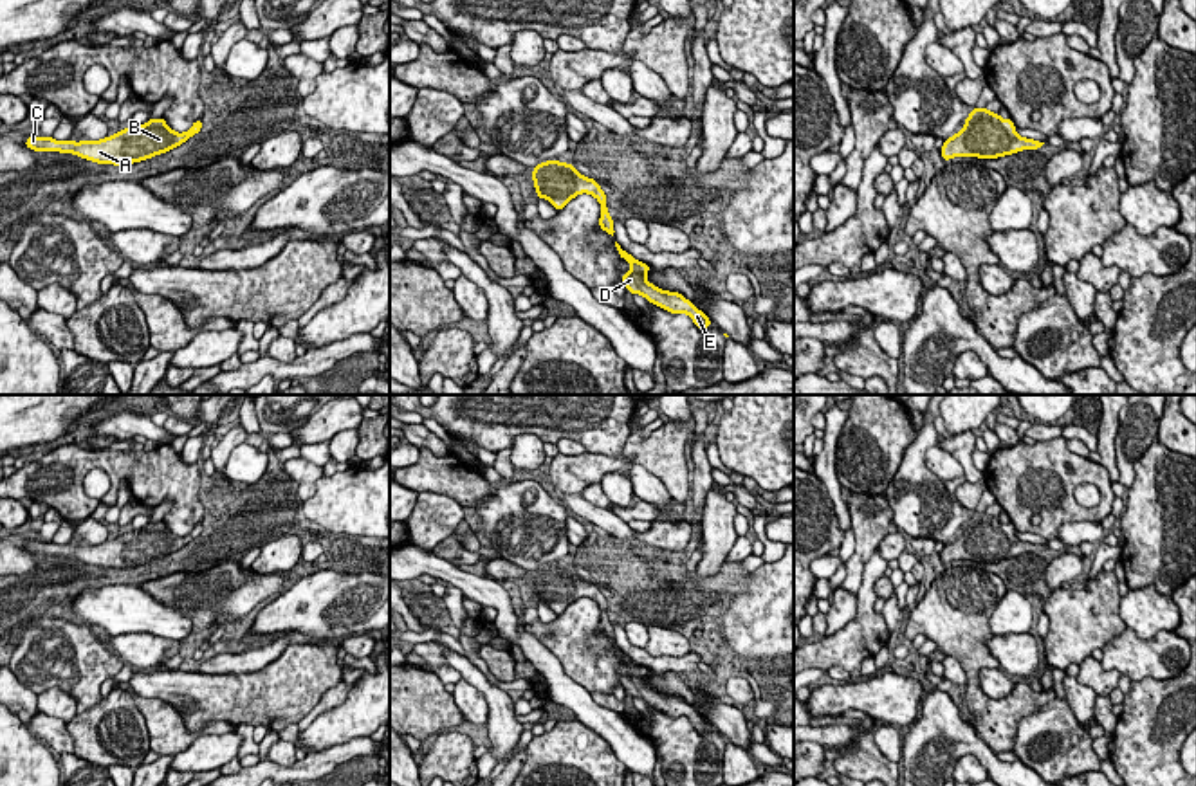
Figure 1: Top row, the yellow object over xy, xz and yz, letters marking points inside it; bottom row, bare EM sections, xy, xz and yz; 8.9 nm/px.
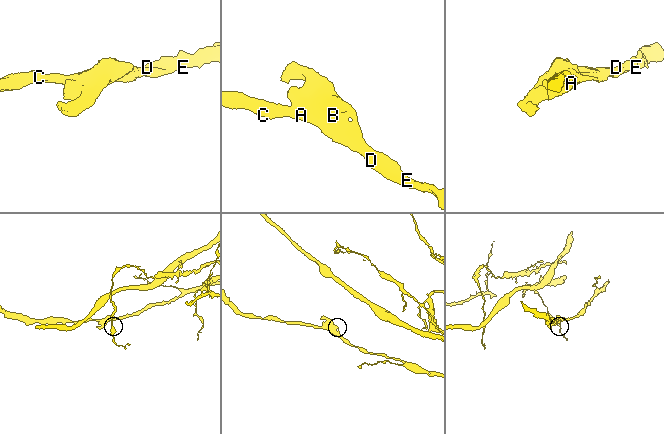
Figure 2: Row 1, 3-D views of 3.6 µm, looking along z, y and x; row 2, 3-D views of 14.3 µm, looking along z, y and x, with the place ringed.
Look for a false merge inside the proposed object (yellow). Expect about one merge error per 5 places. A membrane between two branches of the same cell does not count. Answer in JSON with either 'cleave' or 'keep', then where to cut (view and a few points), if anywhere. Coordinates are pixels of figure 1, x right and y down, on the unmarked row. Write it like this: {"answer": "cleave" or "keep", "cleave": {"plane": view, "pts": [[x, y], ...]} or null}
{"answer": "keep", "cleave": null}

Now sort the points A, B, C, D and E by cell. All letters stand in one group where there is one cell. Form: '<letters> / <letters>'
A B C D E

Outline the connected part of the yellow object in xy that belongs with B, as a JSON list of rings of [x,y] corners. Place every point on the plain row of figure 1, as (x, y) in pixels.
[[[150,523],[143,530],[124,532],[112,541],[101,544],[54,544],[52,541],[27,541],[25,550],[34,555],[61,555],[74,557],[97,568],[128,570],[150,561],[161,559],[186,546],[189,541],[202,534],[202,525],[184,535],[173,535],[166,525]]]

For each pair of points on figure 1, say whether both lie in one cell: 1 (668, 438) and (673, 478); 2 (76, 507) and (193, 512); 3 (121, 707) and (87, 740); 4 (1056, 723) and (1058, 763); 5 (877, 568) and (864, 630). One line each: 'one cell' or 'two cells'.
1: one cell
2: one cell
3: one cell
4: one cell
5: one cell

